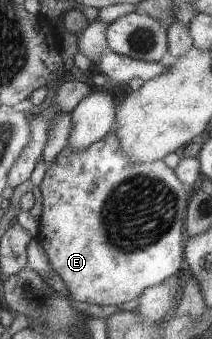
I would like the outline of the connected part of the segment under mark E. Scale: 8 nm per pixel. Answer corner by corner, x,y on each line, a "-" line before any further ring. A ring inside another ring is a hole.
114,131
98,139
96,143
84,147
82,151
72,151
70,145
66,145
54,163
47,166
46,177
41,187
42,194
42,212
39,219
38,241
42,246
54,273
60,277
70,292
70,298
74,301
84,301
84,303
93,303
96,305
116,305
119,307
130,307
136,298
148,289
161,284
164,279
174,279
186,266
185,249
186,249
186,215
192,197
190,187
182,183
178,177
177,171
168,167
163,159
152,161
152,163
134,163
130,155
122,152
122,143

